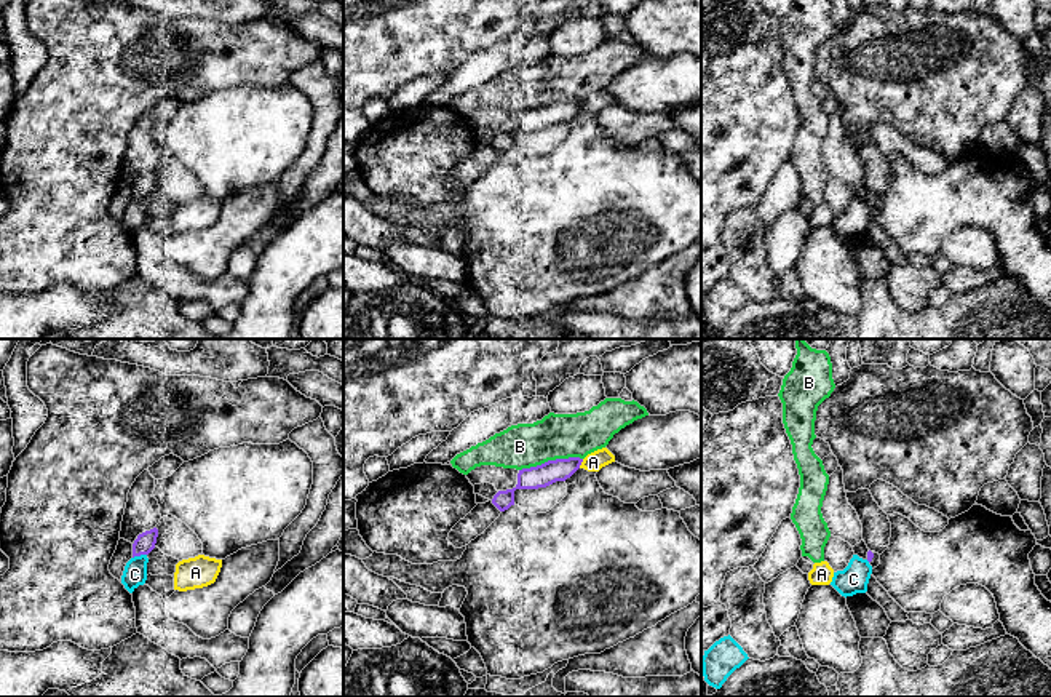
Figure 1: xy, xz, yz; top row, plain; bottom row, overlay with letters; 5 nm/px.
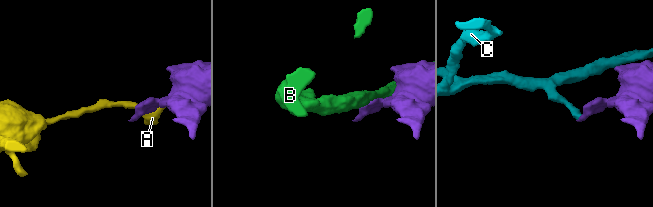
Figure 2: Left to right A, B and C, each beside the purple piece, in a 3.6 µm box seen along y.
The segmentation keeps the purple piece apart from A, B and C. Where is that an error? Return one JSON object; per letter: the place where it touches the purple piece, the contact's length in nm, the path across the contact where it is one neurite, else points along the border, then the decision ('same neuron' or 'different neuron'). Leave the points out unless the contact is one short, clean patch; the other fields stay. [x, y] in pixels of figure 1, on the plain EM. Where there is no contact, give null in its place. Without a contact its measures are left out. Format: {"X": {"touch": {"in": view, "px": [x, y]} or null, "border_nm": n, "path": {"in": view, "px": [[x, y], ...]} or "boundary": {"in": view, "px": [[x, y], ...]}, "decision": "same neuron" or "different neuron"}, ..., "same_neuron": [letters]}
{"A": {"touch": {"in": "xz", "px": [580, 106]}, "border_nm": 50, "decision": "different neuron"}, "B": {"touch": {"in": "xz", "px": [550, 103]}, "border_nm": 320, "decision": "different neuron"}, "C": {"touch": {"in": "xy", "px": [139, 197]}, "border_nm": 80, "boundary": {"in": "xy", "px": [[146, 195], [133, 200]]}, "decision": "different neuron"}, "same_neuron": []}

